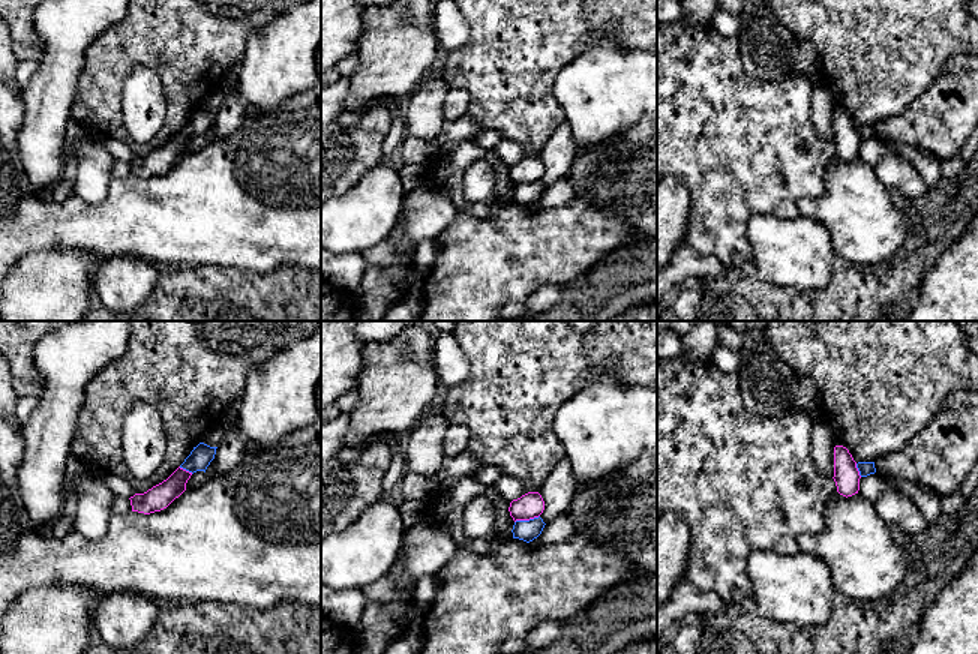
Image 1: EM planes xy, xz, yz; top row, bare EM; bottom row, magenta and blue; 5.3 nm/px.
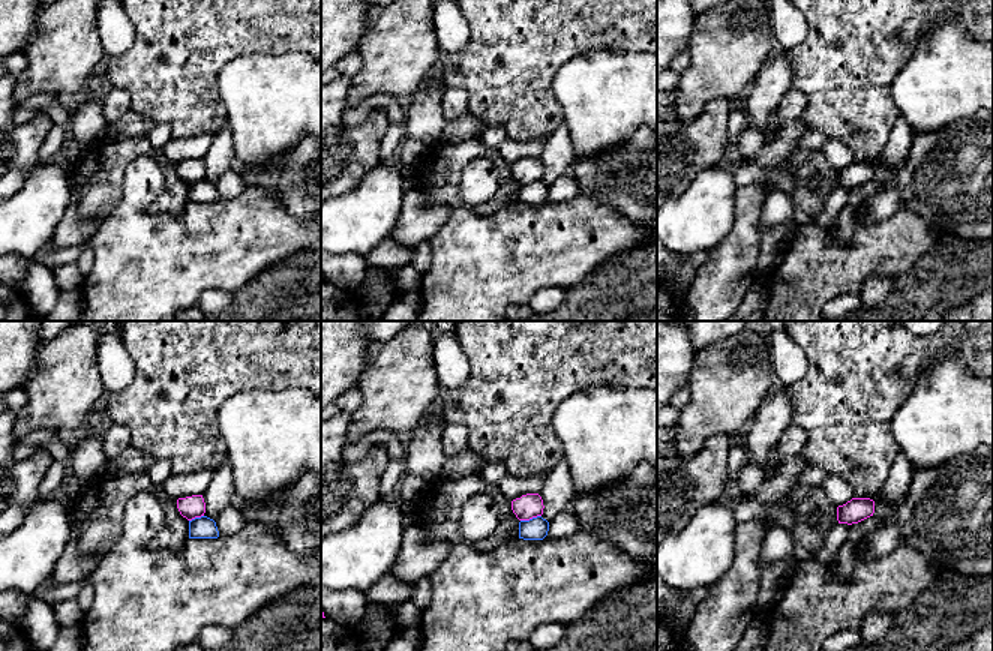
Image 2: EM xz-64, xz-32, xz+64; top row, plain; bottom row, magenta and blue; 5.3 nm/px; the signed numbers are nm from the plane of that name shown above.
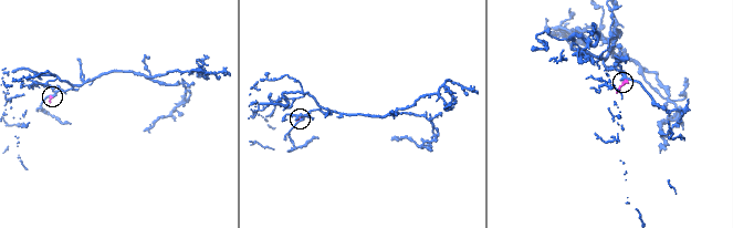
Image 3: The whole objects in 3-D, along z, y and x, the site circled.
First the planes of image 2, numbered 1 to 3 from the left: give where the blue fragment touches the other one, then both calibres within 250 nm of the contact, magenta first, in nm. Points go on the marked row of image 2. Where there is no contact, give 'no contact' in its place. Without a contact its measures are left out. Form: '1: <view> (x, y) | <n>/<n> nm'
1: xz-64 (195, 516) | 120/120 nm
2: xz-32 (530, 518) | 130/120 nm
3: no contact

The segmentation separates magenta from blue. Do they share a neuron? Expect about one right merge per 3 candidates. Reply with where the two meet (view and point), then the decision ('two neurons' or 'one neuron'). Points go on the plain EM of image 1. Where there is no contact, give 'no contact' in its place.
xz (527, 183) | two neurons

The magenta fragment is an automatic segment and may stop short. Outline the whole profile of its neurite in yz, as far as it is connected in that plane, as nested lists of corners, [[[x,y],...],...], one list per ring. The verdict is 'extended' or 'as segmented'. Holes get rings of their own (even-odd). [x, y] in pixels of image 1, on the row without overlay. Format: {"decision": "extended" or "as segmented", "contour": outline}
{"decision": "as segmented", "contour": [[[843,110],[834,111],[834,146],[837,156],[843,160],[852,160],[860,154],[860,135],[849,114]]]}

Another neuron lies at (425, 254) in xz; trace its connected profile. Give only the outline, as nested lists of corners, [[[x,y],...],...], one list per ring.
[[[426,238],[417,243],[414,252],[414,270],[420,272],[422,274],[428,274],[434,266],[436,252],[435,252],[435,240]]]

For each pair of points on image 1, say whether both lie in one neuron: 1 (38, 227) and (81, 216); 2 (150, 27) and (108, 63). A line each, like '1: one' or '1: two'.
1: one
2: one

